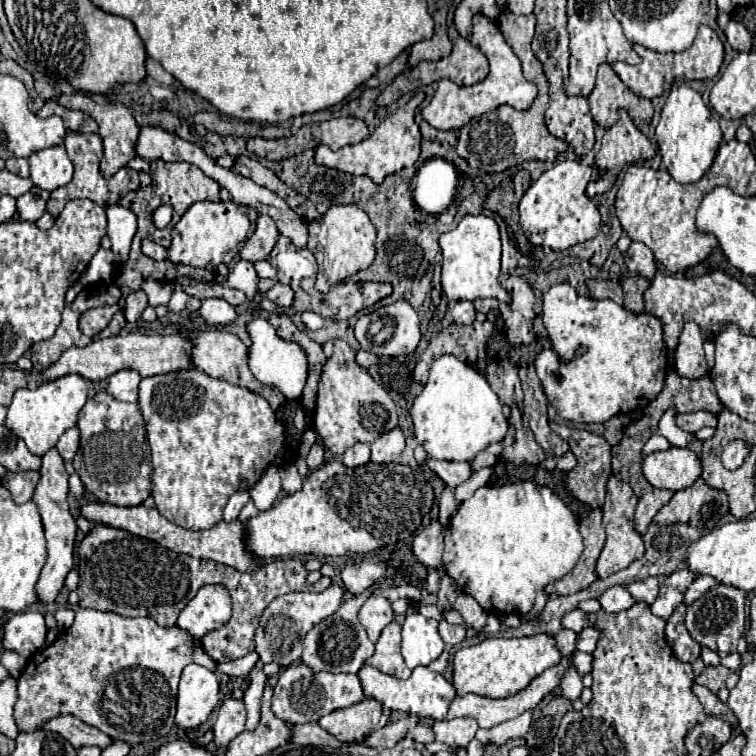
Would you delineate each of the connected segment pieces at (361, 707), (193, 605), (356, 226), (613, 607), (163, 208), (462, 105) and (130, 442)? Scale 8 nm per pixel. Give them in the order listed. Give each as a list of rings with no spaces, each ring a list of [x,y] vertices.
[[[365,698],[349,708],[333,710],[331,714],[319,720],[319,726],[325,728],[341,742],[355,742],[373,732],[381,718],[381,704],[377,700]]]
[[[215,584],[203,586],[197,596],[181,610],[177,626],[193,634],[197,640],[207,632],[221,628],[231,618],[231,596],[229,592]]]
[[[355,204],[331,206],[321,219],[309,224],[307,248],[314,254],[318,267],[321,268],[321,271],[318,270],[315,288],[327,293],[331,285],[371,266],[375,258],[375,226],[371,224],[369,216]]]
[[[613,586],[601,594],[599,602],[605,612],[621,612],[621,610],[629,608],[635,600],[629,596],[629,592],[623,586]]]
[[[161,204],[161,206],[155,210],[155,214],[153,214],[153,224],[155,224],[159,230],[163,230],[163,228],[171,222],[171,216],[173,216],[171,204]]]
[[[477,14],[473,18],[473,36],[471,36],[471,44],[479,46],[479,50],[487,56],[491,72],[489,76],[475,84],[475,86],[457,86],[455,82],[443,78],[435,90],[433,100],[429,102],[427,108],[423,108],[423,118],[437,130],[459,130],[461,126],[465,126],[473,116],[491,112],[495,108],[499,108],[501,104],[509,104],[517,110],[527,110],[535,96],[537,96],[537,88],[533,82],[529,82],[523,76],[521,70],[521,60],[517,58],[517,54],[513,52],[513,48],[505,42],[499,26],[495,20],[487,18],[485,14]]]
[[[97,392],[79,412],[81,446],[73,458],[85,490],[99,502],[115,506],[139,506],[151,494],[151,452],[139,404],[115,400],[107,392]]]

